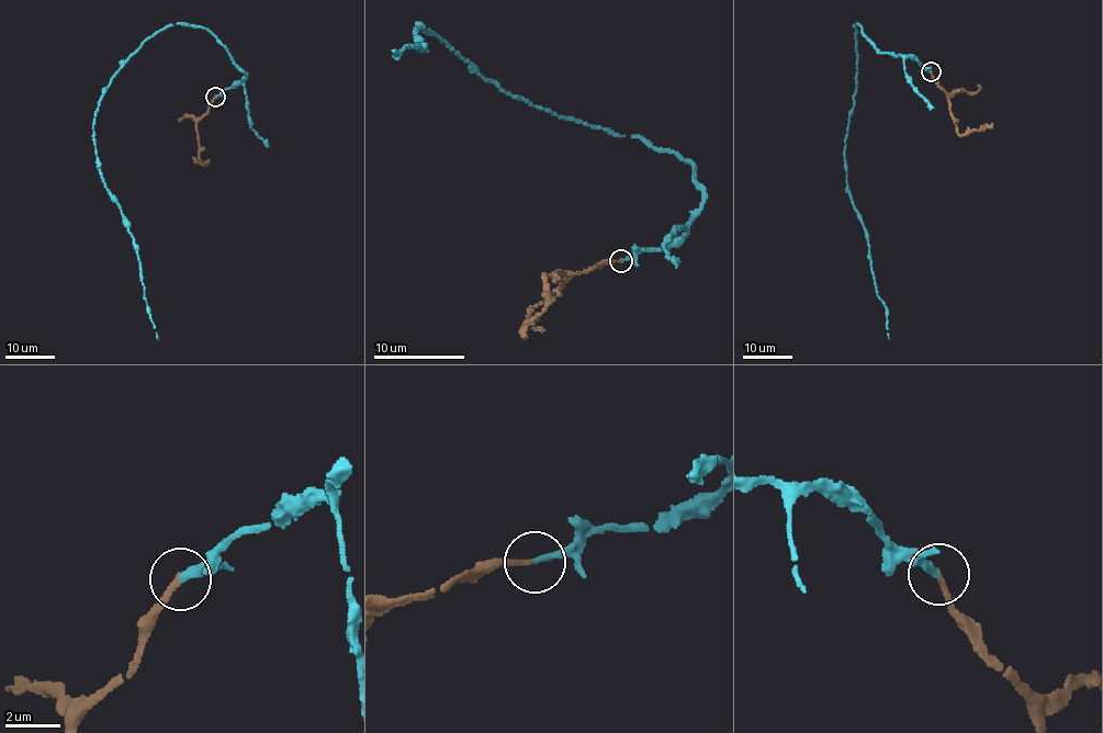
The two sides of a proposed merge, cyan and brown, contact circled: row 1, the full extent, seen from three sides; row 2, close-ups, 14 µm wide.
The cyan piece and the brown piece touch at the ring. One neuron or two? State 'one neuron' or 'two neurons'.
one neuron

